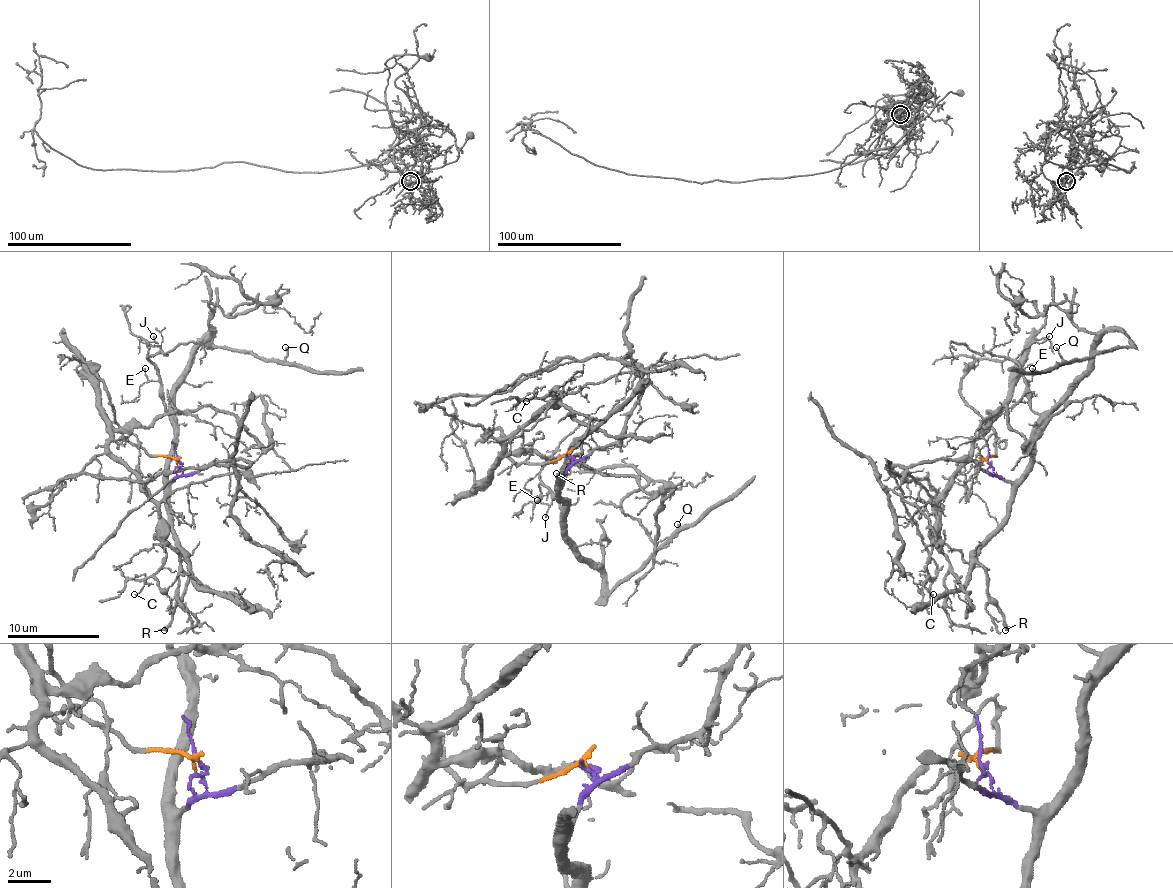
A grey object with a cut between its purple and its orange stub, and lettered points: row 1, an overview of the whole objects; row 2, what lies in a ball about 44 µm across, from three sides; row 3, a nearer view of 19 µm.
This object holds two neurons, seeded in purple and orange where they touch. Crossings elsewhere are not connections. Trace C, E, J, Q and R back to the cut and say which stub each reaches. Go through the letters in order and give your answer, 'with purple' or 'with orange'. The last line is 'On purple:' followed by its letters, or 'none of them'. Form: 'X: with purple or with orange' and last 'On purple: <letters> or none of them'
C: with orange
E: with purple
J: with purple
Q: with purple
R: with purple
On purple: E, J, Q, R

